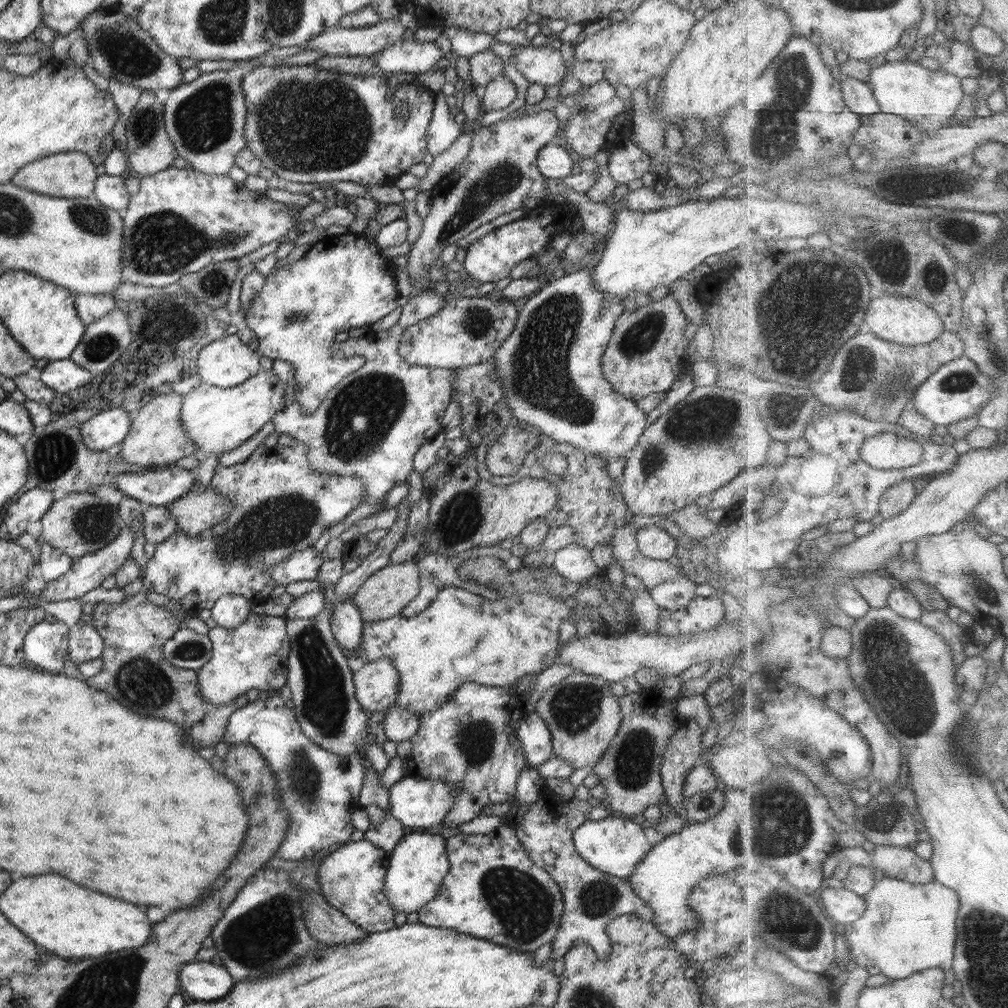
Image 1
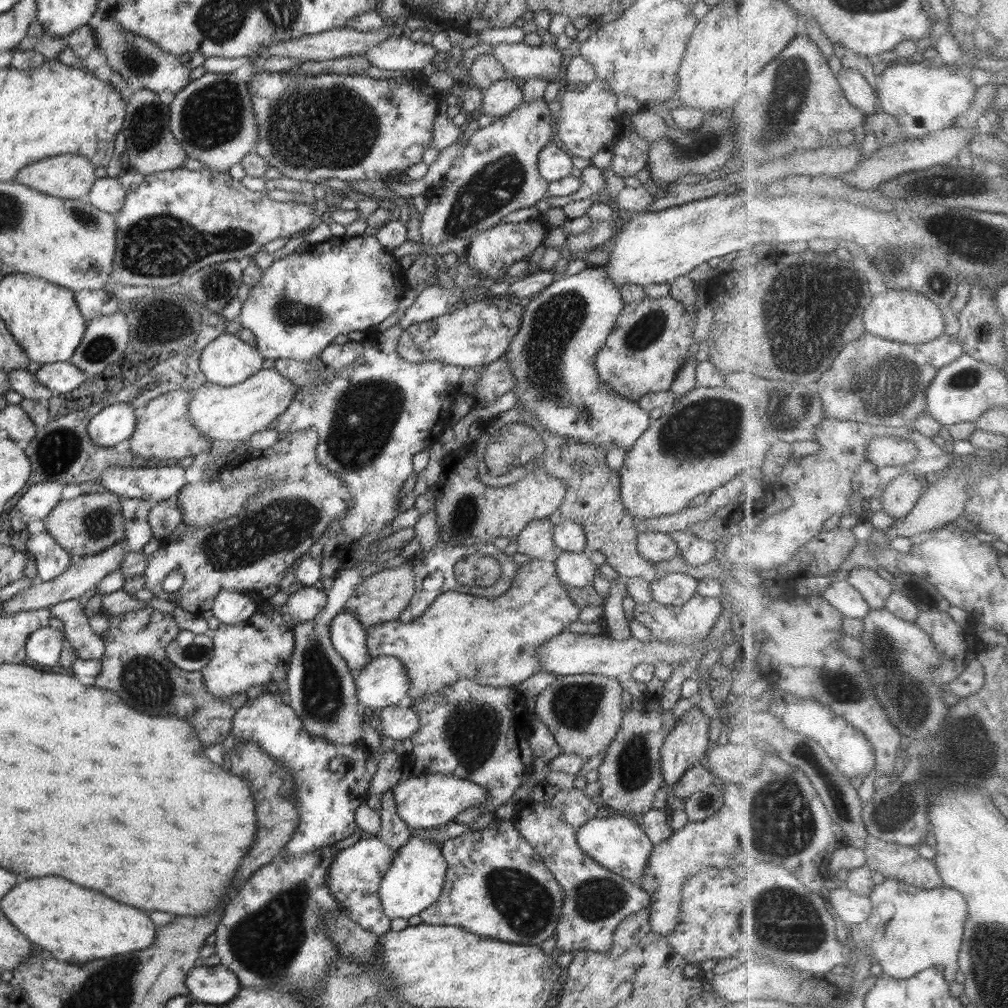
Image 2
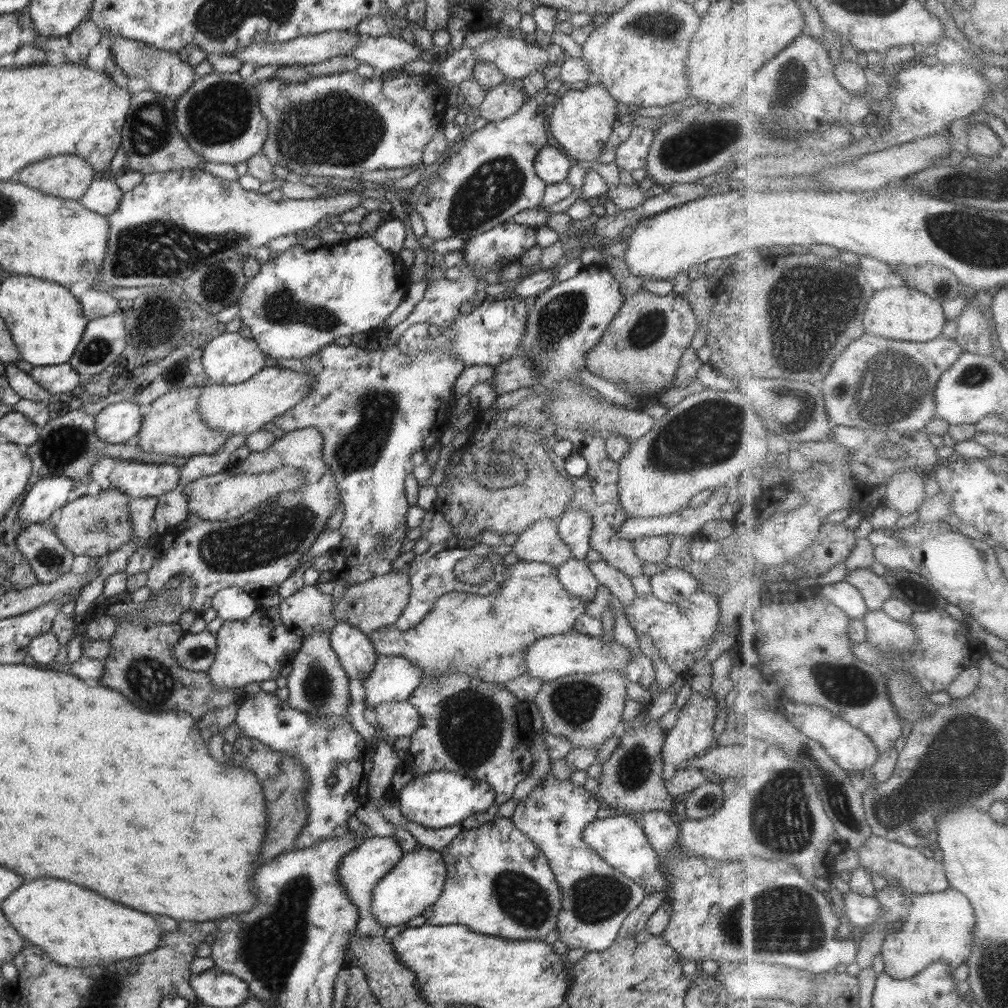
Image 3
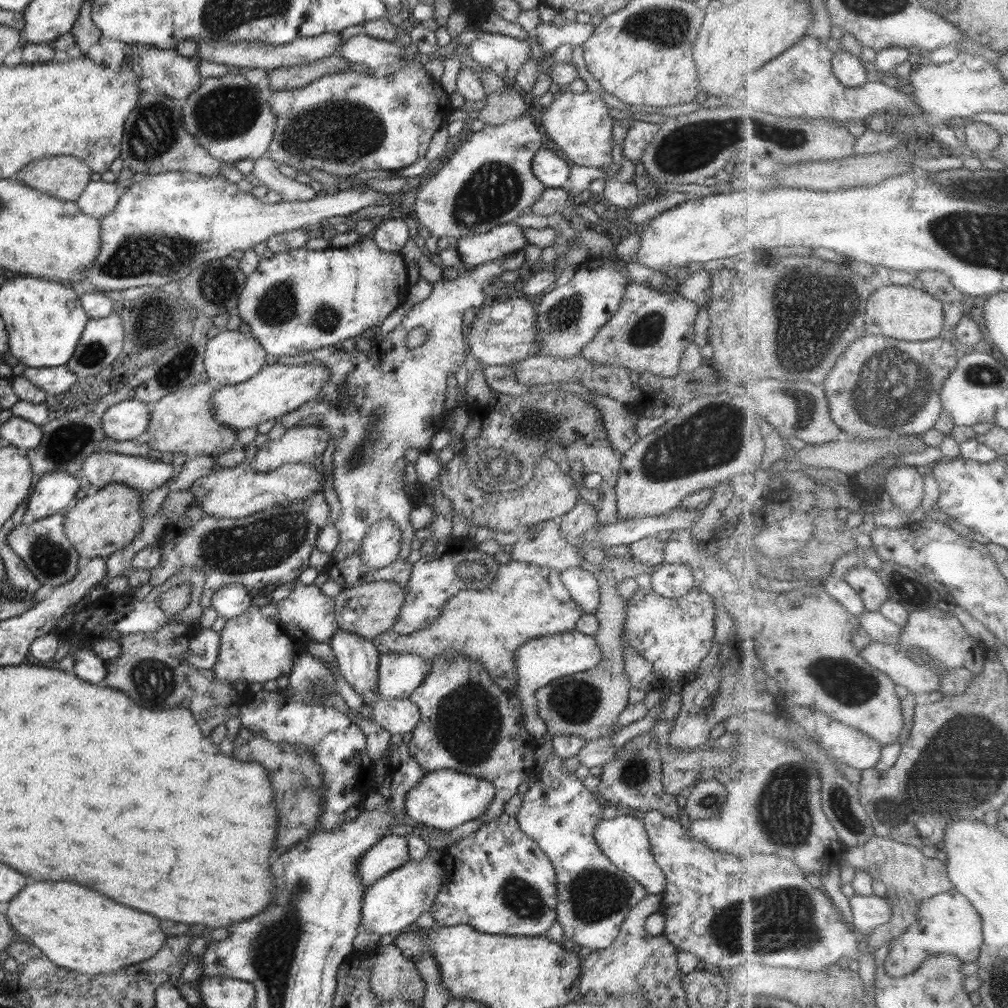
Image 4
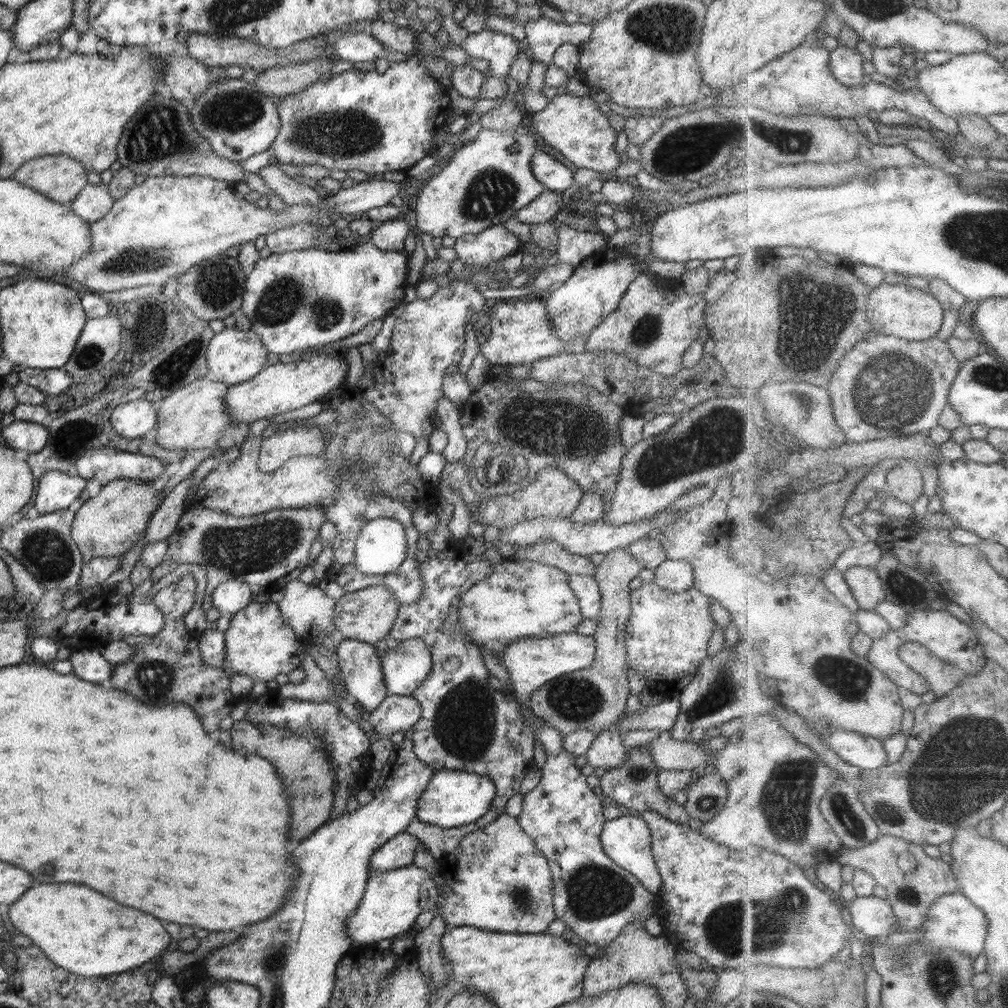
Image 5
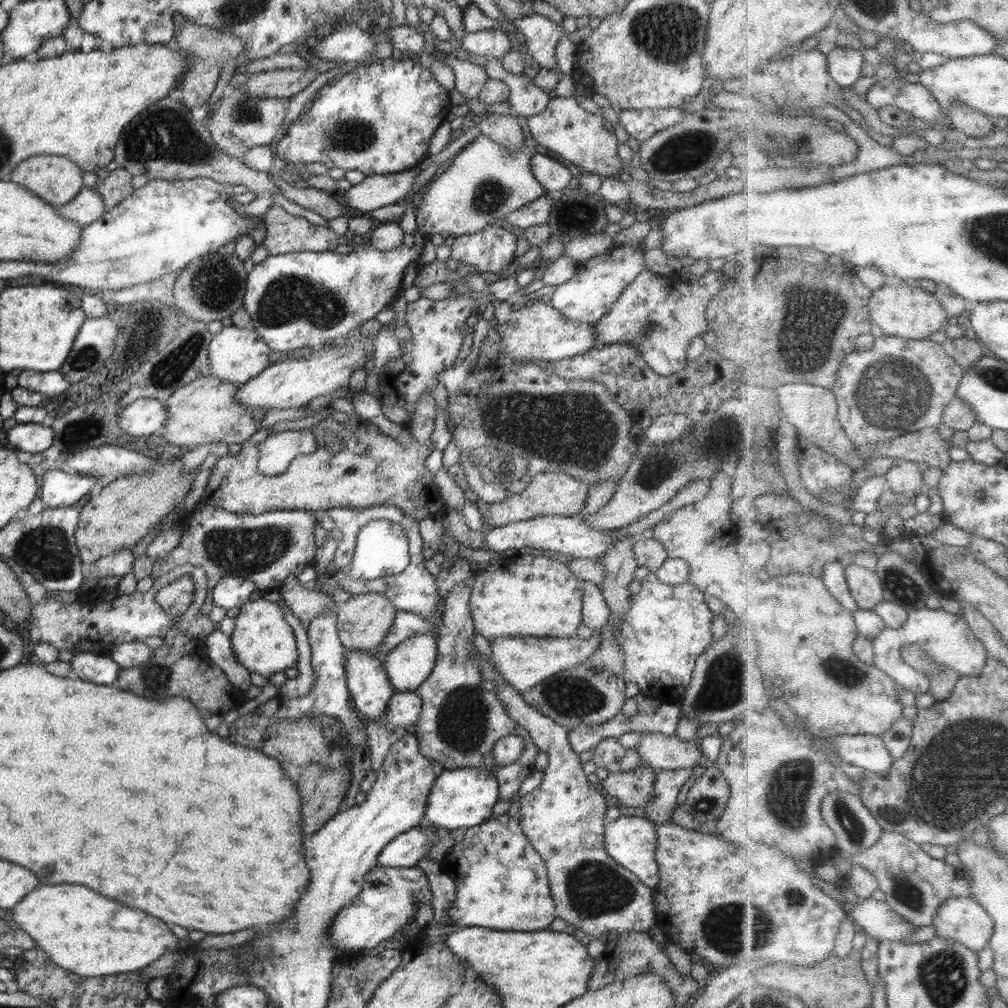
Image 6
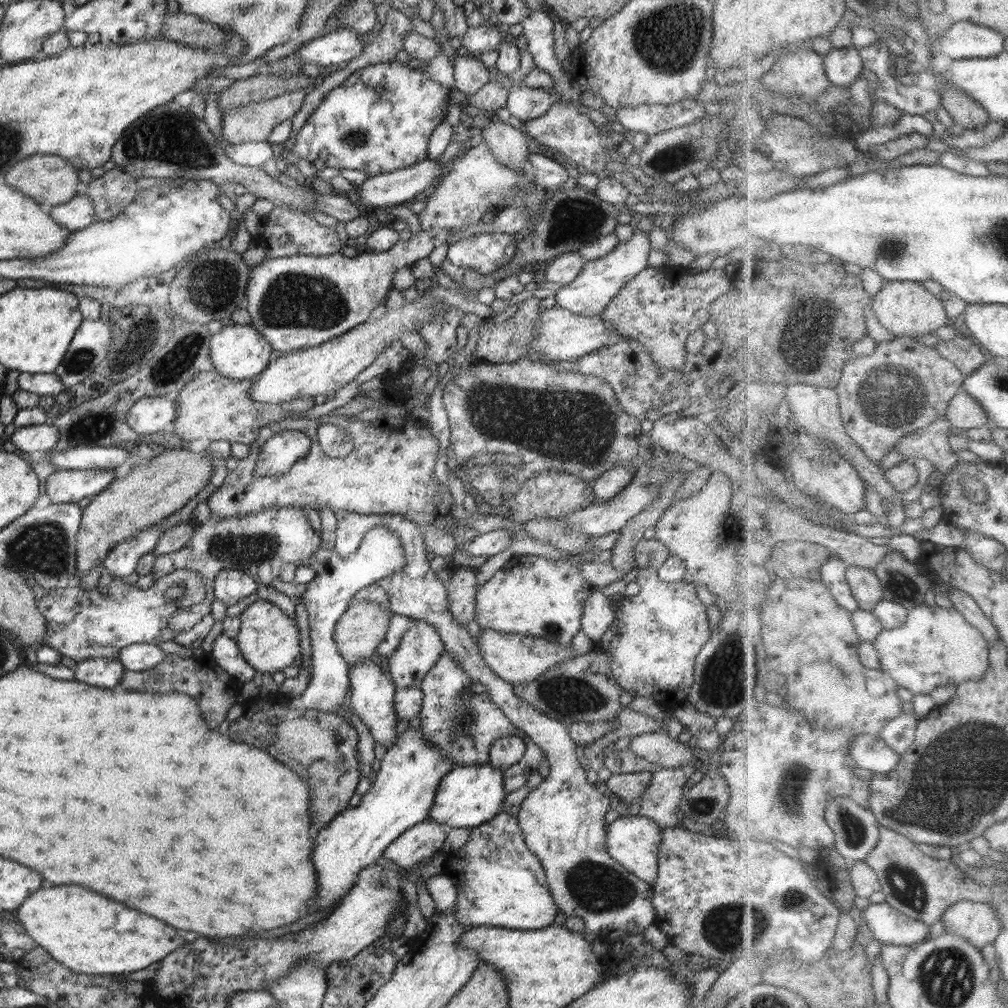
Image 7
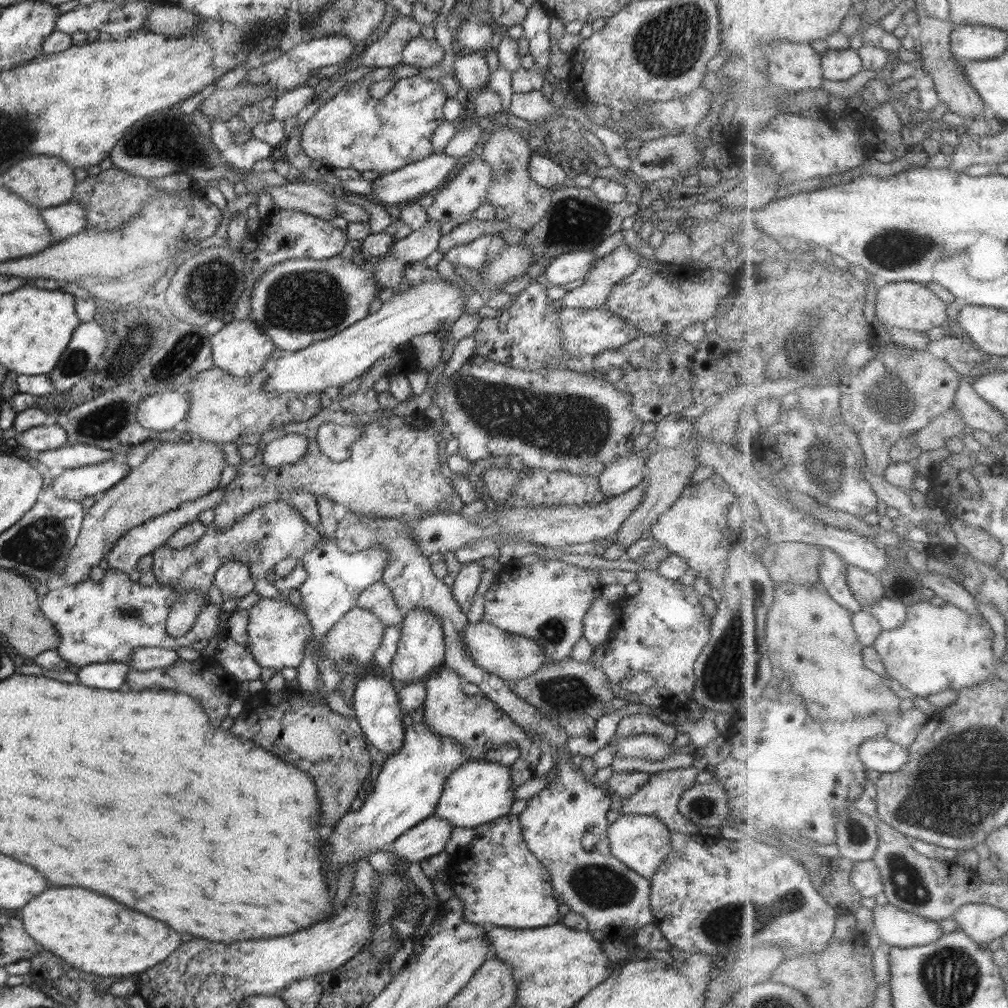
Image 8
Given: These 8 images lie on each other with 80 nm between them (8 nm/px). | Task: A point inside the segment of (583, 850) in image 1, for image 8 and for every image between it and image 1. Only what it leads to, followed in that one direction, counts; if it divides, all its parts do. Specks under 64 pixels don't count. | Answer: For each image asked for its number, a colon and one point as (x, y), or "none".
2: (619, 844)
3: (619, 840)
4: (623, 840)
5: (626, 840)
6: (630, 841)
7: (633, 841)
8: (641, 842)

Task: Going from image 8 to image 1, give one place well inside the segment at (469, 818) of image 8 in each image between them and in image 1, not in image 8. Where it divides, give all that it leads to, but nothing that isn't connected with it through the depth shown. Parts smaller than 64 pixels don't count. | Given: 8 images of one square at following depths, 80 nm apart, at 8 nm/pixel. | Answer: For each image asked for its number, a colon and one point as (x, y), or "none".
1: (418, 803)
2: (427, 801)
3: (438, 799)
4: (444, 799)
5: (452, 798)
6: (459, 798)
7: (468, 796)

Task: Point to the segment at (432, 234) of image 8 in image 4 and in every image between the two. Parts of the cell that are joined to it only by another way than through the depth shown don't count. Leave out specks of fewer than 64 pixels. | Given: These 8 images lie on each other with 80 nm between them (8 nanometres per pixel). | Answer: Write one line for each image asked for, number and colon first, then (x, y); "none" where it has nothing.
4: (300, 300)
5: (301, 299)
6: (294, 300)
7: (297, 302)

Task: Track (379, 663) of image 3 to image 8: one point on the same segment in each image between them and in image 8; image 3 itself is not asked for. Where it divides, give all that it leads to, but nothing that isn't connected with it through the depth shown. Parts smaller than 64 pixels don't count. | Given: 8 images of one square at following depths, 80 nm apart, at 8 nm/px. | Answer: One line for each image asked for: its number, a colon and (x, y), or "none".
4: (398, 675)
5: (404, 669)
6: (408, 664)
7: (420, 648)
8: (420, 650)

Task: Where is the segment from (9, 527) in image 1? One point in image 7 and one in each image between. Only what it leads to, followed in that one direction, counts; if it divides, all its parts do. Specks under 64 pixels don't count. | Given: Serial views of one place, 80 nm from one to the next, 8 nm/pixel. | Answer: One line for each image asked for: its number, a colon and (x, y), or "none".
2: (37, 503)
3: (46, 497)
4: (52, 494)
5: (56, 490)
6: (59, 489)
7: (64, 486)

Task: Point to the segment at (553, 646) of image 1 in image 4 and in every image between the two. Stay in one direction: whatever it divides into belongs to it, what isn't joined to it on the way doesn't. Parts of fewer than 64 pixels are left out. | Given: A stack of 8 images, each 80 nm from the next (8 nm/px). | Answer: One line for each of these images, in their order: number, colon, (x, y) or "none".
2: (494, 641)
3: (486, 636)
4: (525, 601)

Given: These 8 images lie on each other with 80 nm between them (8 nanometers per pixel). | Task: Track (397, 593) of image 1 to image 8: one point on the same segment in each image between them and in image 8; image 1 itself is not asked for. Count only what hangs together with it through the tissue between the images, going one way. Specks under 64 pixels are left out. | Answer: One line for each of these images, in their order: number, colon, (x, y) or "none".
2: (379, 598)
3: (378, 602)
4: (369, 609)
5: (369, 614)
6: (363, 622)
7: (363, 626)
8: (352, 642)

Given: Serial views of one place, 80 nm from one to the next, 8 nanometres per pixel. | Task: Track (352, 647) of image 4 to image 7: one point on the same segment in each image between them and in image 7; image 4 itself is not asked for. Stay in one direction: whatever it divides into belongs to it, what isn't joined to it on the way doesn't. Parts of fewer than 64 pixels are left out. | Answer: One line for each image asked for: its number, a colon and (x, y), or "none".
5: (360, 667)
6: (367, 679)
7: (372, 693)

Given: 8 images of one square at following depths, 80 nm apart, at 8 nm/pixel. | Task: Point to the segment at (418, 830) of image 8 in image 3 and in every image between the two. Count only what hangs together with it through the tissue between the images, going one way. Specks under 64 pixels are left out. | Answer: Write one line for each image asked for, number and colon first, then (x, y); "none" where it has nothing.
3: (361, 870)
4: (391, 851)
5: (398, 852)
6: (405, 851)
7: (415, 846)

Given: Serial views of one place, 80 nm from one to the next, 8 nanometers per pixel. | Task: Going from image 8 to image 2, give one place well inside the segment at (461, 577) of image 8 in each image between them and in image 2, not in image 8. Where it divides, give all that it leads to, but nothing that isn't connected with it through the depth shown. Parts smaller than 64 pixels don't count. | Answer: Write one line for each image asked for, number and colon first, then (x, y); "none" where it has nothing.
2: (480, 733)
3: (477, 729)
4: (468, 724)
5: (467, 725)
6: (458, 727)
7: (461, 589)

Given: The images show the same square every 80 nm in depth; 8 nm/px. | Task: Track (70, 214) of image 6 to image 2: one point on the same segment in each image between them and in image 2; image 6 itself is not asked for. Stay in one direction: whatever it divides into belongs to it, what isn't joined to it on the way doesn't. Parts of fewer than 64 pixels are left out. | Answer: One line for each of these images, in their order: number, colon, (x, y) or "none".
2: (108, 195)
3: (103, 196)
4: (98, 199)
5: (94, 201)

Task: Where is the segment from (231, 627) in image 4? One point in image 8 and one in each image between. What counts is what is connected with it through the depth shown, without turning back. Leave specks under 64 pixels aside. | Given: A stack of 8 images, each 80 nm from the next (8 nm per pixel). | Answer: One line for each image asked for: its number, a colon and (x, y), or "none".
5: (258, 643)
6: (263, 642)
7: (268, 639)
8: (277, 631)

